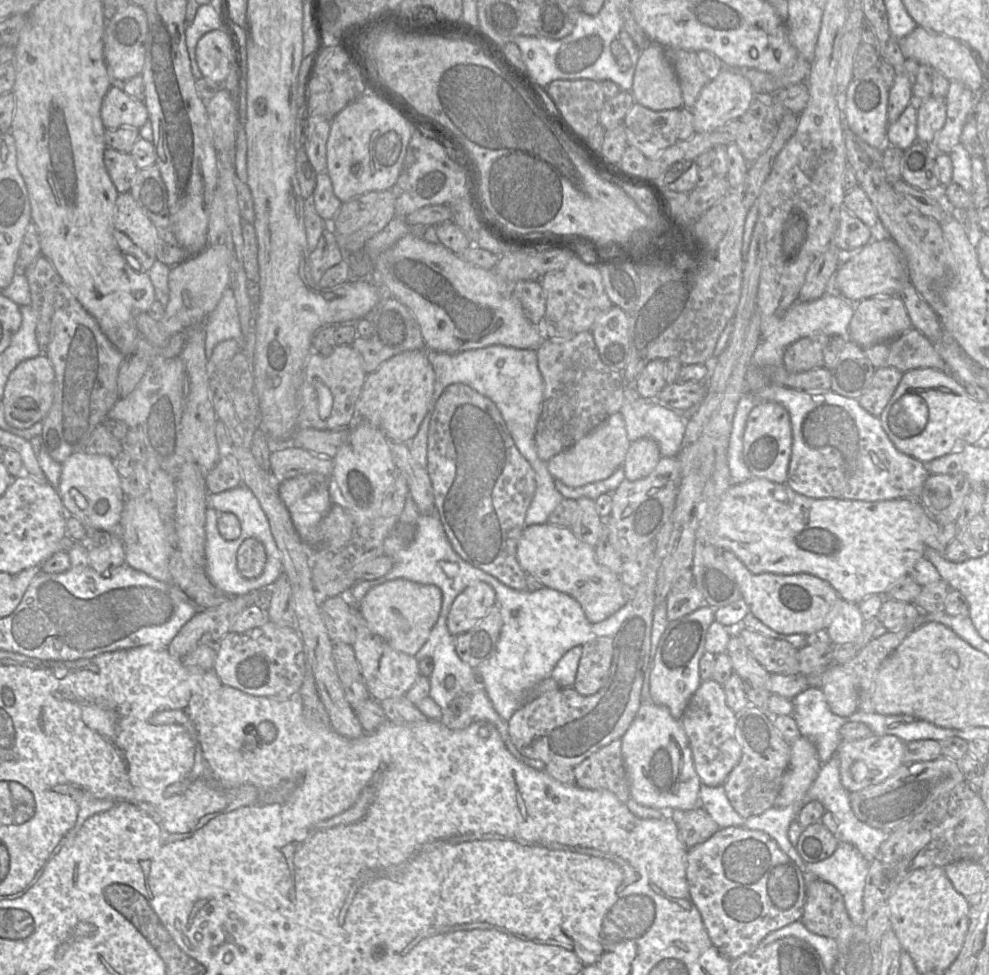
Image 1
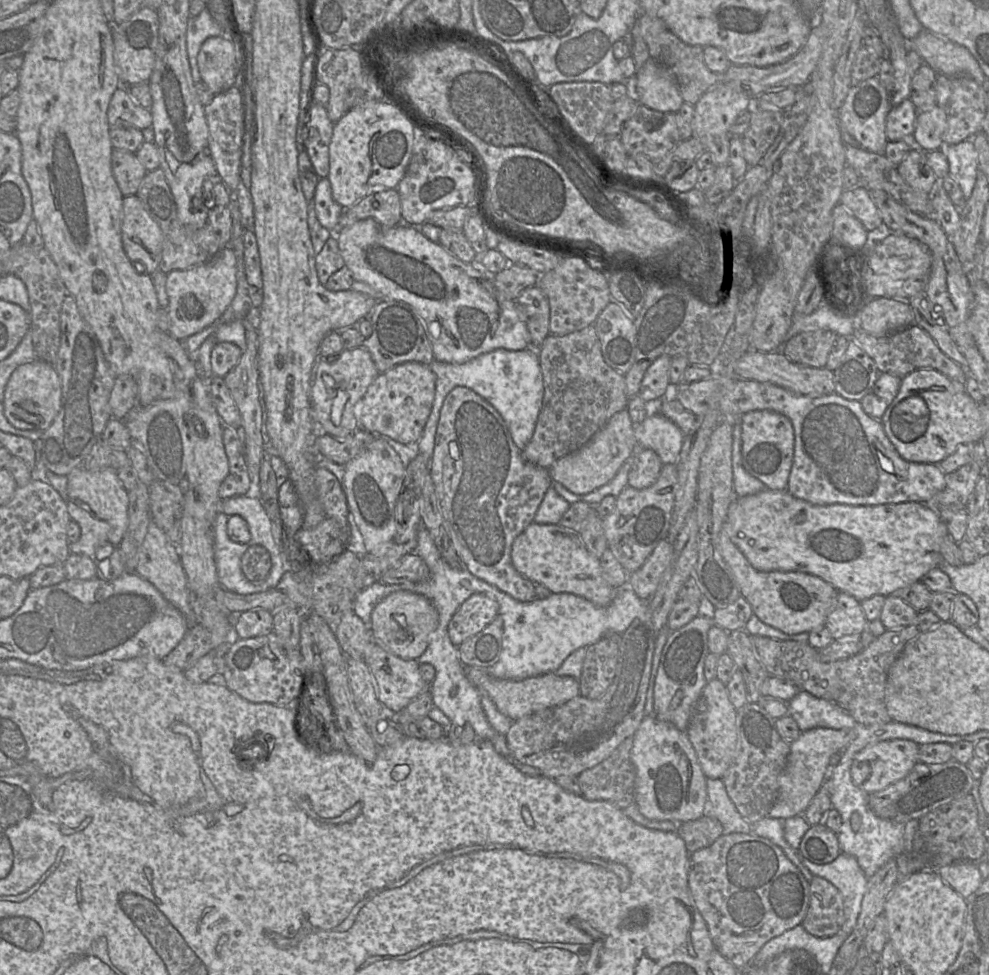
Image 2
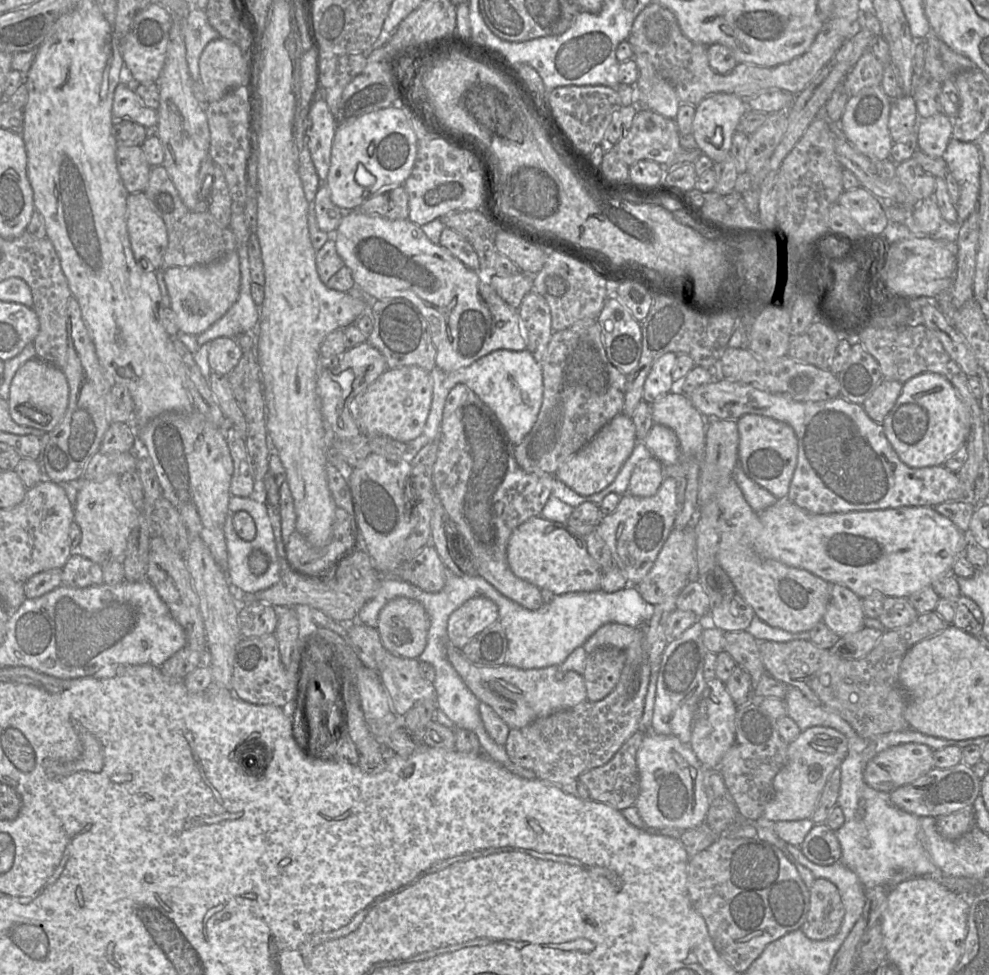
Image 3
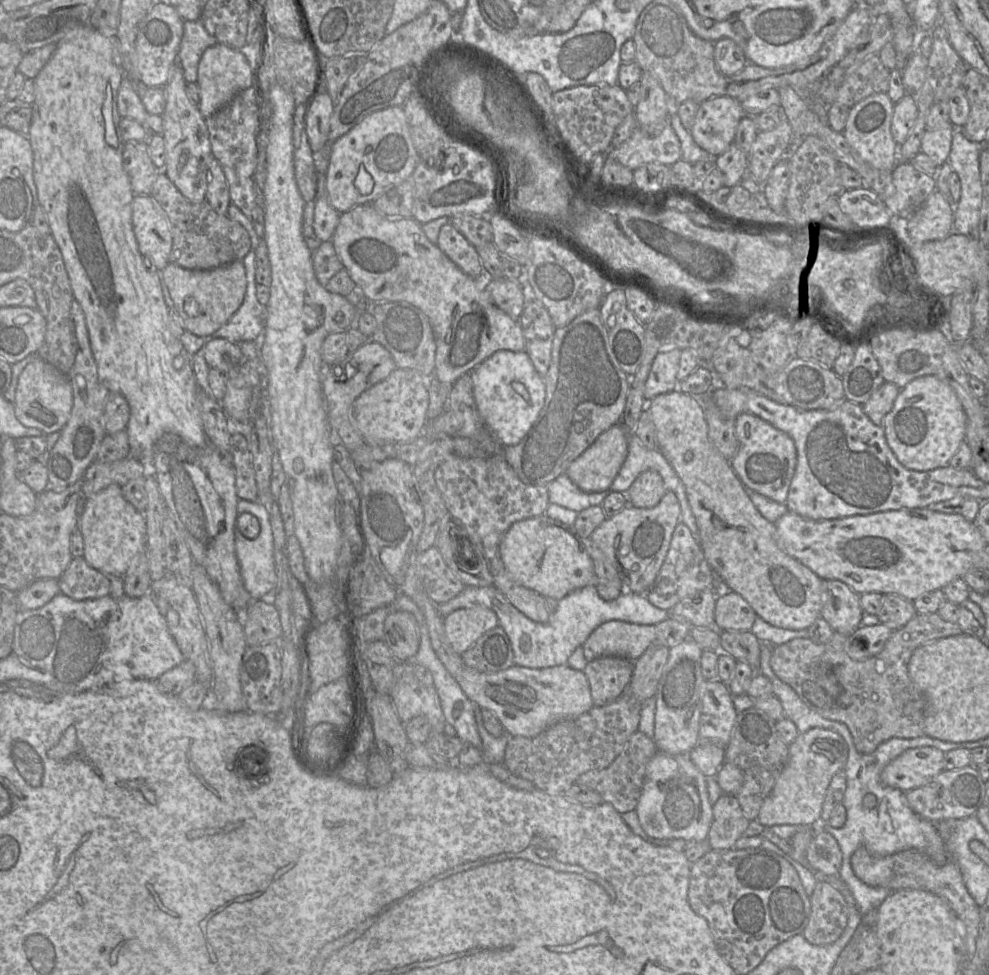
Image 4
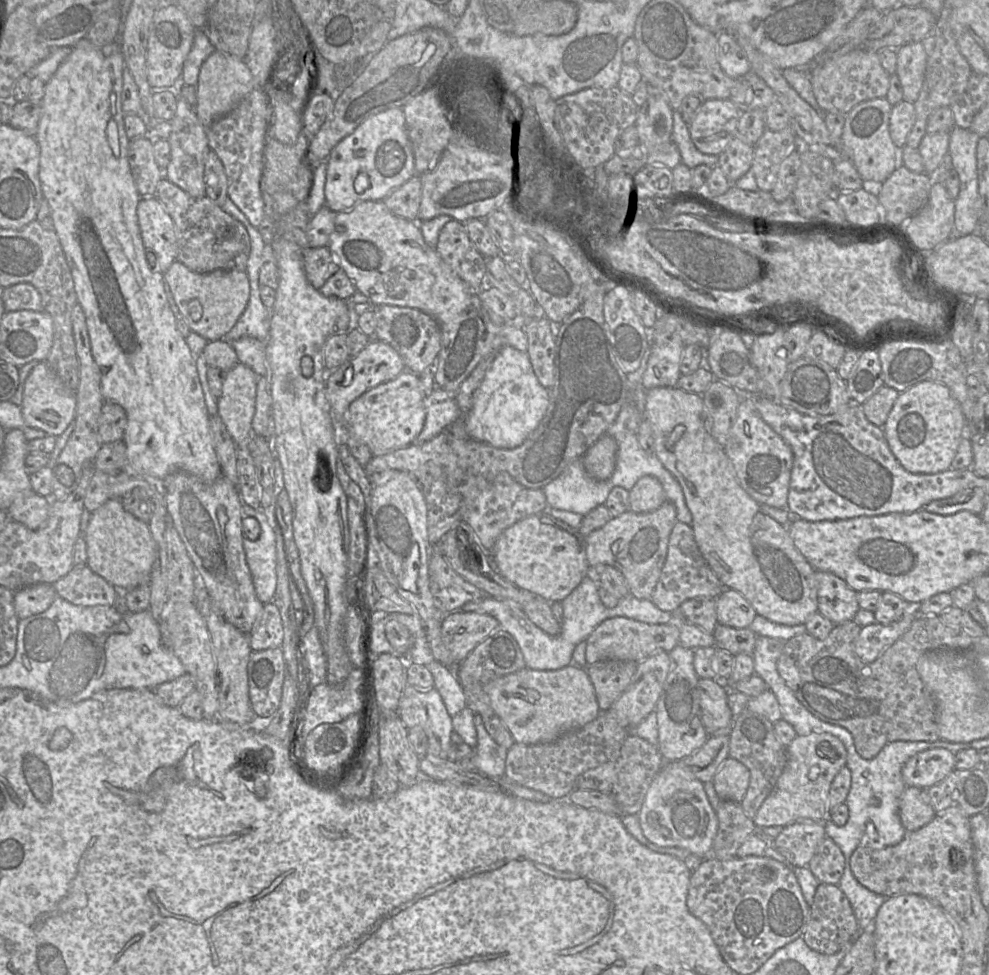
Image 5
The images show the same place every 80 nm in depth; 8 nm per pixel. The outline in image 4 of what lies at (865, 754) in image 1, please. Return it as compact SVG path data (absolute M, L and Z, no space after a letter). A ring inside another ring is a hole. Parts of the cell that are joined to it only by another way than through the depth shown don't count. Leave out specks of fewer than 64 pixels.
M929 746L907 749L884 768L881 782L903 792L924 786L945 769L944 755Z

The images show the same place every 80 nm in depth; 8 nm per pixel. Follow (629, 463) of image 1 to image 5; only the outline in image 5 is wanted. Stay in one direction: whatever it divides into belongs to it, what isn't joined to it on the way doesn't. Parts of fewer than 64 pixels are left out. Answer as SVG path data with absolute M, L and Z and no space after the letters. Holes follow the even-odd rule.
M651 475L641 477L629 491L629 510L635 513L652 512L665 501L661 482Z

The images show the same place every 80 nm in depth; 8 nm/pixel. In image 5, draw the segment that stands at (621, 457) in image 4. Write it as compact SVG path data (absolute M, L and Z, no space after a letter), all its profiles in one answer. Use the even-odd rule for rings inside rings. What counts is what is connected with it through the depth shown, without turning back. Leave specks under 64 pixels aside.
M602 435L581 458L586 473L595 480L609 479L615 470L617 450L617 441Z

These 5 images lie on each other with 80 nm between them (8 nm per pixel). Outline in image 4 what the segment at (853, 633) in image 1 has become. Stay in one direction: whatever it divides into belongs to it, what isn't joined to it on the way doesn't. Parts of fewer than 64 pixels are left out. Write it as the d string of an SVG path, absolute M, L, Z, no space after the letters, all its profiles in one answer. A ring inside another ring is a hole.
M824 580L821 616L835 632L852 634L861 625L863 614L858 593L840 580Z

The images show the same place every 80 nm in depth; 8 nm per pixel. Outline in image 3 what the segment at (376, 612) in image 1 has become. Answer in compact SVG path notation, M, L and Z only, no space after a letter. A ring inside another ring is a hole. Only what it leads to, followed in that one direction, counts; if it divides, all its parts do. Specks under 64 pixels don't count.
M407 597L390 600L378 616L377 631L387 652L417 659L424 651L430 620L424 607Z

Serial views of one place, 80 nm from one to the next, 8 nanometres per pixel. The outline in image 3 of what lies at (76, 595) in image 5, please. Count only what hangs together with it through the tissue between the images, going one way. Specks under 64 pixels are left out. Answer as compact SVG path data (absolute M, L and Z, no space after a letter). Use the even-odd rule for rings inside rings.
M78 555L69 557L62 568L61 582L70 588L86 588L103 584L103 571L99 564Z

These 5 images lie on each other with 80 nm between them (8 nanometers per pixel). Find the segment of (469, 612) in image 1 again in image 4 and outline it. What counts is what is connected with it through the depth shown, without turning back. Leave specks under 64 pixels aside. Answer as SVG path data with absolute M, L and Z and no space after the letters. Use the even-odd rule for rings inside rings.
M482 605L457 609L443 618L446 637L452 649L462 655L487 631L499 626L496 613Z

